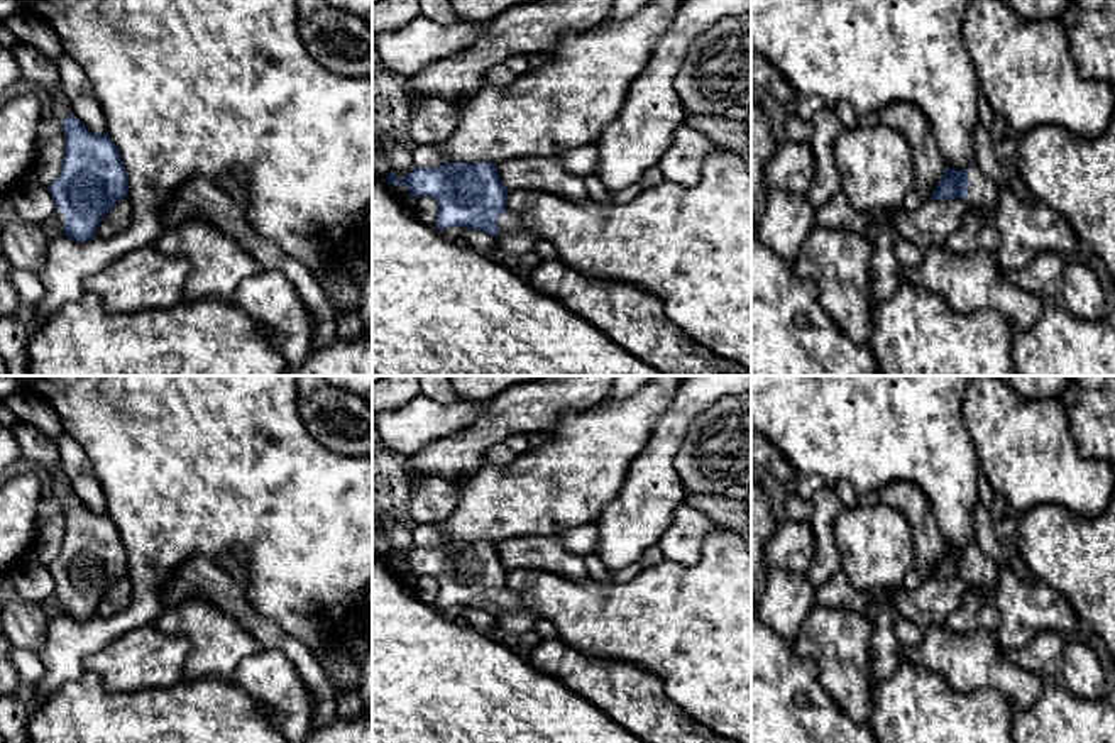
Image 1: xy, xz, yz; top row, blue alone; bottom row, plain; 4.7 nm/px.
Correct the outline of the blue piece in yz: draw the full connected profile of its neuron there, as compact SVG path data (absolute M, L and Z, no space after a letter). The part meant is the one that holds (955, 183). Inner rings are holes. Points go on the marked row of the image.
M969 164L963 171L946 166L942 179L932 191L931 200L963 198L976 206L991 206L998 198L998 186L983 174L978 164Z

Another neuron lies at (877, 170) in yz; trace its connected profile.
M882 122L875 127L843 129L834 139L832 156L841 174L841 191L858 210L885 213L902 208L905 195L915 188L914 157L907 140Z

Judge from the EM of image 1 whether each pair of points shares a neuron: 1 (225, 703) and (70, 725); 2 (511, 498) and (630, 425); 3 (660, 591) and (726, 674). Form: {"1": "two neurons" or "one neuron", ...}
{"1": "one neuron", "2": "one neuron", "3": "one neuron"}

